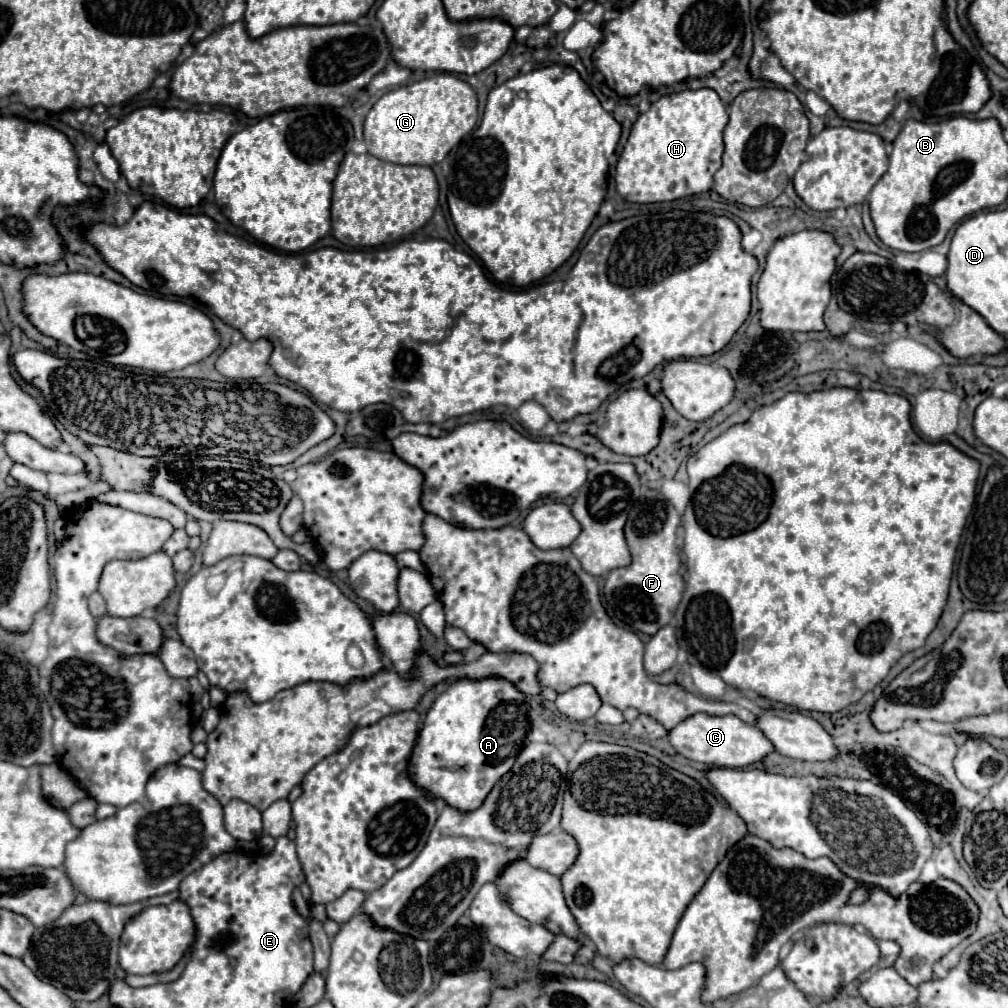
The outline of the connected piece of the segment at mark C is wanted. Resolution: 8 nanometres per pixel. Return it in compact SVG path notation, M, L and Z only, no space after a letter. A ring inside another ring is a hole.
M694 714L692 718L680 722L670 732L670 744L688 760L696 760L716 768L746 768L756 762L762 762L770 752L774 752L772 742L764 736L758 726L742 722L738 716L708 716Z

